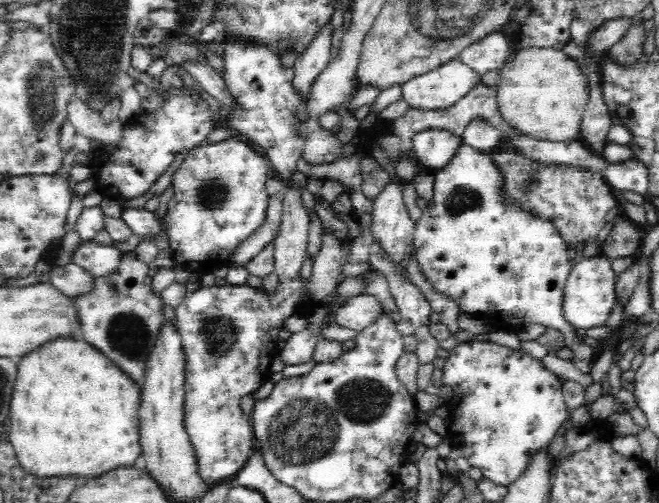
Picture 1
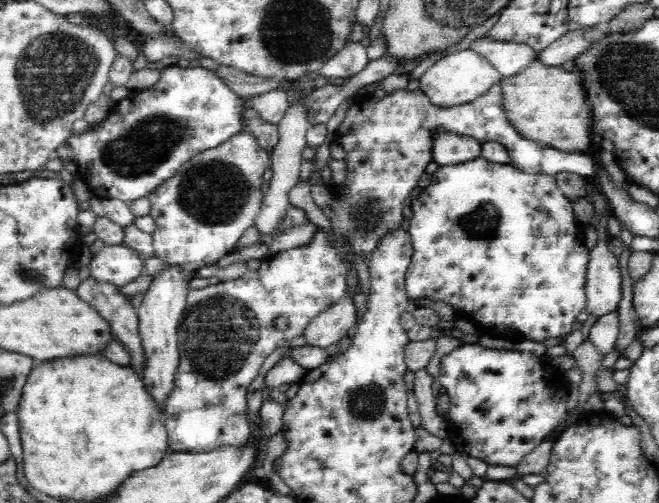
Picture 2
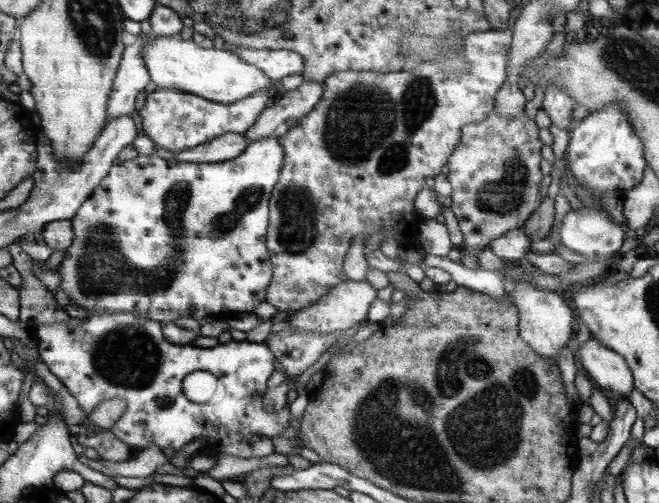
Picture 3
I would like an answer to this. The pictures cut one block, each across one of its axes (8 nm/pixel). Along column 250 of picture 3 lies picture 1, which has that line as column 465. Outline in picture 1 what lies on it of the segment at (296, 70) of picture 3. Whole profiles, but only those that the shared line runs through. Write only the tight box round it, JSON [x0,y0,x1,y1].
[458,32,510,79]

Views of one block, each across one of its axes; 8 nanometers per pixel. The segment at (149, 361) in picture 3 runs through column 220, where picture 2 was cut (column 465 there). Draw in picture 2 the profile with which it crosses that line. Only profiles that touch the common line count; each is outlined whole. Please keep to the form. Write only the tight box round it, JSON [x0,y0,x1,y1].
[440,343,569,468]

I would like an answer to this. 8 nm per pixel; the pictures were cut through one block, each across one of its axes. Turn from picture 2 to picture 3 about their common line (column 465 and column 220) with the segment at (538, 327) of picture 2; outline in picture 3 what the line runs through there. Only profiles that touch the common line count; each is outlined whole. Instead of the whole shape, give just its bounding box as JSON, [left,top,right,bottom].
[59,123,288,325]

